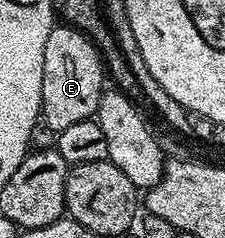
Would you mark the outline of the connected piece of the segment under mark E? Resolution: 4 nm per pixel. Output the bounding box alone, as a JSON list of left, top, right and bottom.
[40,26,108,134]

